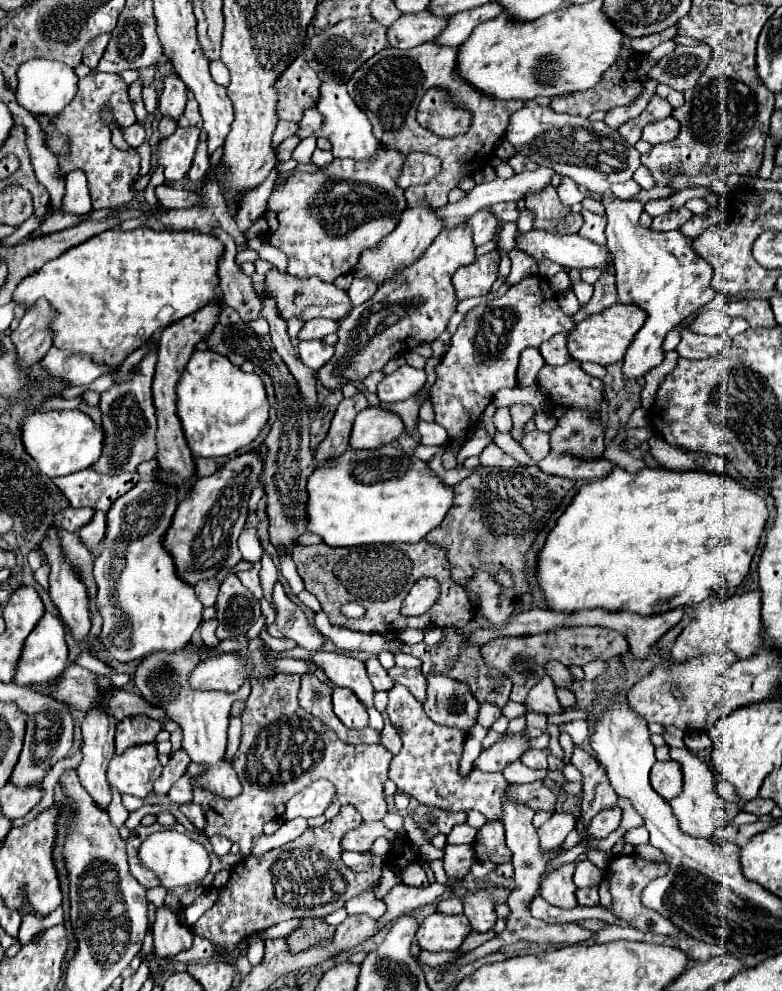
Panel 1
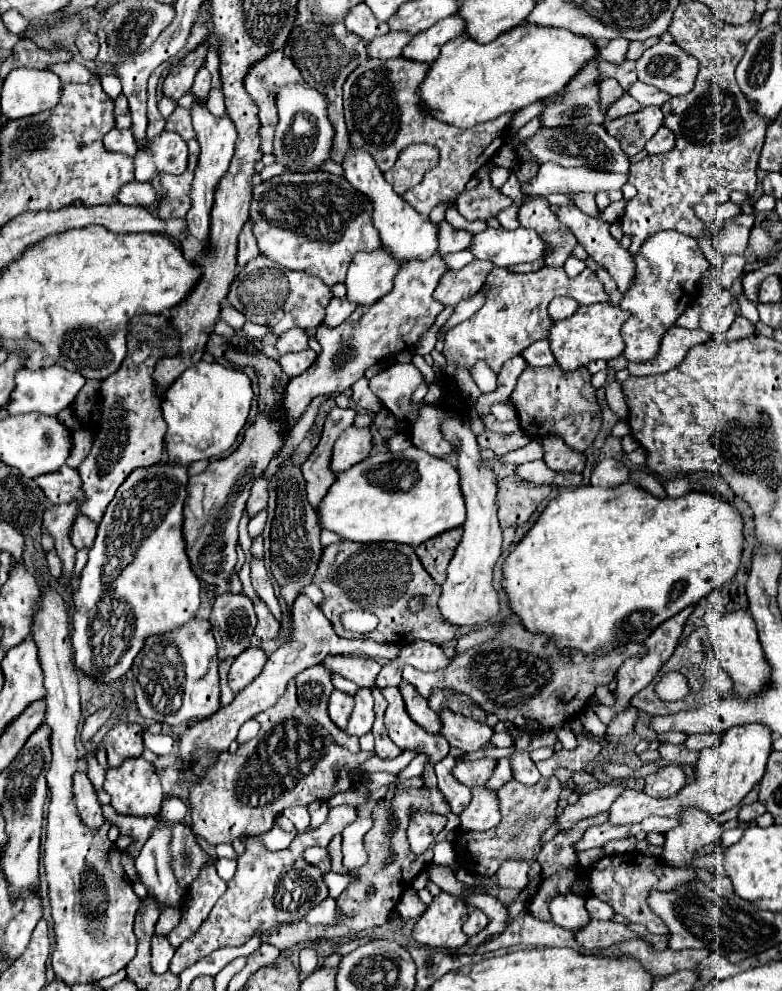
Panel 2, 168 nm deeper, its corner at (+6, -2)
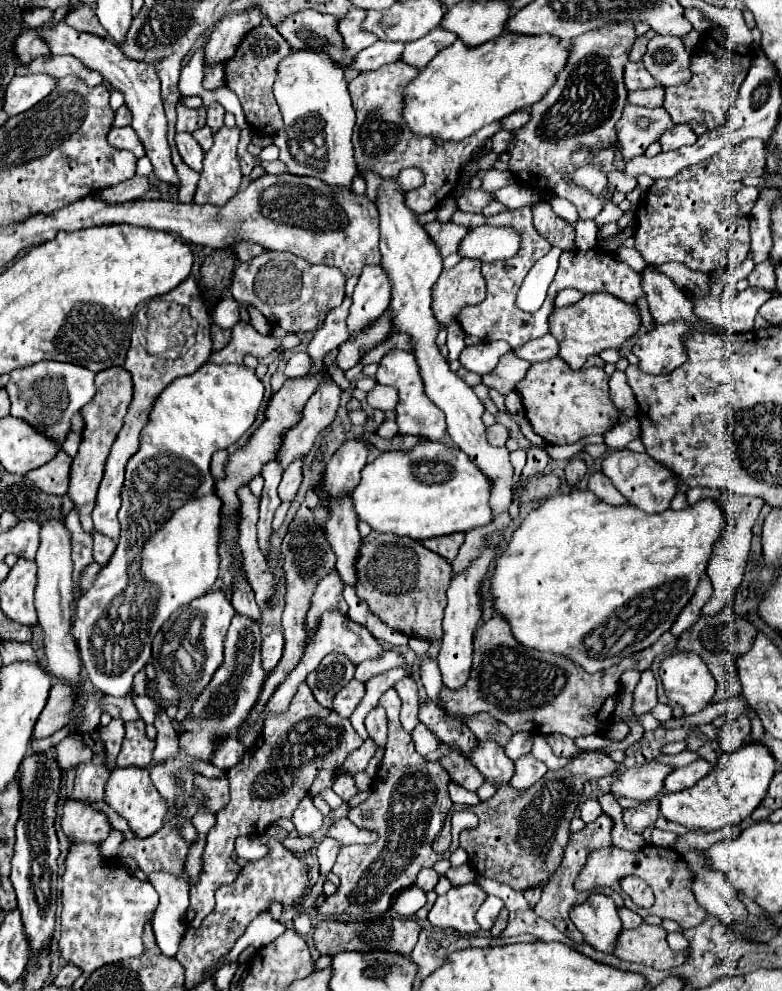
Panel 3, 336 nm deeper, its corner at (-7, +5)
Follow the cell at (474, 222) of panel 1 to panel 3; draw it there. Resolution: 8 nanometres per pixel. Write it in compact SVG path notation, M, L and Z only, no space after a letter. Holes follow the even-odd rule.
M438 221L426 223L424 229L432 237L432 243L436 243L442 257L454 253L460 239L464 239L464 235L468 233L466 227L460 227L460 225L454 225L454 223L438 223Z

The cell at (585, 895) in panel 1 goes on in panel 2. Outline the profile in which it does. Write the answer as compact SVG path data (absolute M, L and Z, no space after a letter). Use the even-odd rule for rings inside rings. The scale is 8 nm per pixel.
M595 896L585 898L585 910L589 912L591 918L597 918L597 920L611 920L613 916L613 908Z

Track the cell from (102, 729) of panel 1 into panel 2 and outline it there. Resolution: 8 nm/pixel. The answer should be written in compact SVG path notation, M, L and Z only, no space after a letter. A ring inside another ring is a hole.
M81 770L73 776L73 794L77 800L79 816L87 826L101 826L103 824L103 810L97 798L97 792L87 776L87 770Z

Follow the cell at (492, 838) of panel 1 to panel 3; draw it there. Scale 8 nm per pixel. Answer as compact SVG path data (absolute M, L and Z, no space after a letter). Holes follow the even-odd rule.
M582 751L562 769L548 771L546 777L524 791L524 795L518 795L510 785L500 787L492 801L488 801L498 803L498 809L482 805L474 807L472 811L478 813L480 825L476 829L462 831L460 835L460 847L468 853L468 863L476 873L506 883L516 891L544 887L548 877L552 877L552 871L560 865L564 847L568 845L570 821L580 803L584 783L610 775L618 767L618 763L600 751ZM496 811L502 815L500 821L496 821Z

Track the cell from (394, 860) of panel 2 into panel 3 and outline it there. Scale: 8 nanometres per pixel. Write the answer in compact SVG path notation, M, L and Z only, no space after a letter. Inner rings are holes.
M388 689L382 695L380 705L388 713L388 743L386 743L386 753L384 753L384 759L382 759L382 763L378 767L376 781L372 781L372 785L370 785L372 795L362 805L354 807L348 813L348 819L356 827L378 833L378 839L374 843L370 843L370 845L346 845L346 847L340 847L338 859L336 859L336 863L332 867L332 873L336 873L340 877L340 885L338 885L336 893L330 895L330 897L326 897L324 905L318 907L318 911L324 913L324 915L348 915L352 919L368 919L372 915L384 913L390 907L394 895L400 893L400 889L406 889L406 887L410 887L416 881L416 875L418 875L420 869L432 867L438 859L442 859L442 855L434 853L432 843L438 837L438 833L442 831L446 813L452 807L452 801L448 797L450 777L444 773L444 769L438 763L424 759L416 751L410 733L406 733L402 729L400 719L398 719L398 715L400 715L400 697L398 697L398 693L394 689ZM364 811L370 813L372 817L366 819L362 815Z

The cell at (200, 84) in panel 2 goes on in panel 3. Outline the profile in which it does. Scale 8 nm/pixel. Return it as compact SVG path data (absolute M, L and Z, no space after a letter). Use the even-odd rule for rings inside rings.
M214 103L212 107L208 107L208 121L206 125L212 129L212 133L220 131L220 127L224 125L224 107L220 103Z

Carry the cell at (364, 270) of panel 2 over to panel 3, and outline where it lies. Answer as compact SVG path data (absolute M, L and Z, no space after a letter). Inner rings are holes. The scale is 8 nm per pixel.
M380 265L364 267L352 295L348 315L348 335L354 337L380 319L390 301L390 281Z

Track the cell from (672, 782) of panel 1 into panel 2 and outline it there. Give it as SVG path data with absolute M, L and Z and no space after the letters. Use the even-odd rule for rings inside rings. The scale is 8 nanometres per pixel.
M677 764L661 766L655 774L645 778L643 792L653 798L671 798L687 784L687 776Z

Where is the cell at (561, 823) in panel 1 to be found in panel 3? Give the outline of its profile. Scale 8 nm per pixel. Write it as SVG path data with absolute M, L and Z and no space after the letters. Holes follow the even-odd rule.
M650 761L640 767L626 769L612 783L612 795L624 795L630 799L648 801L664 791L664 779L672 773L674 767L658 761Z

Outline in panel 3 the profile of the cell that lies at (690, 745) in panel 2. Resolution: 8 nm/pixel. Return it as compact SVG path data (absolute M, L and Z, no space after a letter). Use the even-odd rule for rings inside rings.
M740 717L734 723L722 725L718 731L718 741L720 741L722 751L724 753L736 751L744 743L744 739L750 735L750 731L752 731L752 727L750 727L750 721L746 717Z

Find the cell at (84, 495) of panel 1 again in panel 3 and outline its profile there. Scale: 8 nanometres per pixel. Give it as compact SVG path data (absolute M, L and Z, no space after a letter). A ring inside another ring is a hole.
M58 451L44 467L32 469L24 477L30 479L40 491L48 495L66 495L68 481L70 481L70 463L72 457L66 455L64 451Z

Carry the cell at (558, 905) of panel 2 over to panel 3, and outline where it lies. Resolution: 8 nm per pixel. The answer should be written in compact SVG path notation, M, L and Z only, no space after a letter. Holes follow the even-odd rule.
M590 895L586 903L574 907L572 923L584 935L584 941L596 951L614 955L622 923L614 901L606 895Z

